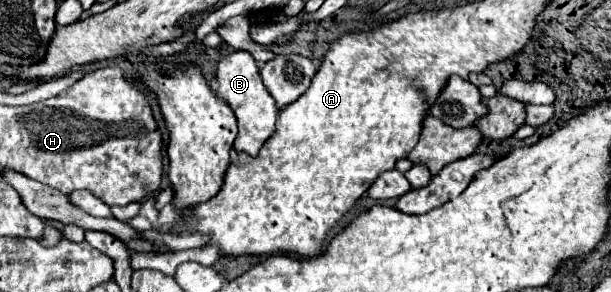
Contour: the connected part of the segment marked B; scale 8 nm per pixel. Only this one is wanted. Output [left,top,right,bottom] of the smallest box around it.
[216,52,278,158]

